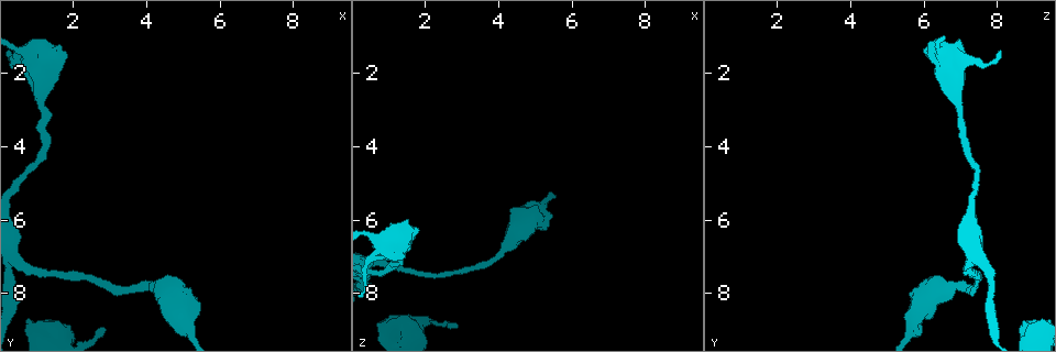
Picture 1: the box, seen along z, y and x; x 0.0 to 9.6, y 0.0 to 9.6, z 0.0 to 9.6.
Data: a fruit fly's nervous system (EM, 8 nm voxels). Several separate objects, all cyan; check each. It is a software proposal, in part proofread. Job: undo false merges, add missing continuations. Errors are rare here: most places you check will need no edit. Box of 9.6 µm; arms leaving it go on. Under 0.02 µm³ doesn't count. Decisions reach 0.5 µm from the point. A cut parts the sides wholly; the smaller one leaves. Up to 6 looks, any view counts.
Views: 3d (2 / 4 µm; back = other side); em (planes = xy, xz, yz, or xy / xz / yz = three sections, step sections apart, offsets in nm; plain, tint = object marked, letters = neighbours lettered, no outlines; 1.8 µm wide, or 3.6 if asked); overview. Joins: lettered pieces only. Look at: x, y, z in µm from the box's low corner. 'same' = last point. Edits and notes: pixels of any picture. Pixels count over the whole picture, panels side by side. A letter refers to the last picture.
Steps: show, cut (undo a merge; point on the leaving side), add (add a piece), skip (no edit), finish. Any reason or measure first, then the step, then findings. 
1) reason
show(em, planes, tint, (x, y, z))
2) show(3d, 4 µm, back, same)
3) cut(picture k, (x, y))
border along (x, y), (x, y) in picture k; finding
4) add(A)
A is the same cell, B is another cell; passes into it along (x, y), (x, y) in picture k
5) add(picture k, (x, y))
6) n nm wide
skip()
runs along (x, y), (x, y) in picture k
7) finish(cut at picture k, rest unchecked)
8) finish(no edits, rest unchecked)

tapers out
show(3d, 2 µm, (2.90, 9.00, 8.80))

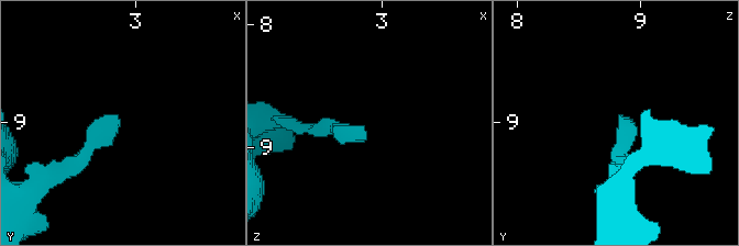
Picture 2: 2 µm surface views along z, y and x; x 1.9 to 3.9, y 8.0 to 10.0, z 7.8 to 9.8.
shape alone is not enough
show(em, planes, tint, (2.86, 8.96, 8.86))

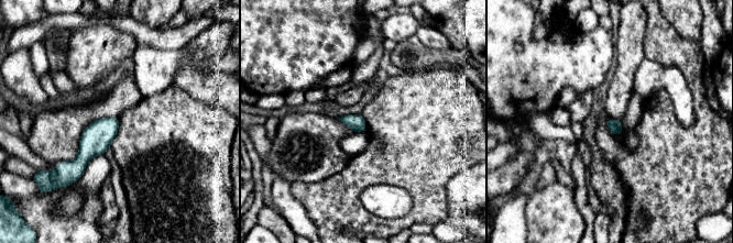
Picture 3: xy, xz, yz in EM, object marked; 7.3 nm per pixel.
what lies round it
show(em, planes, letters, same)

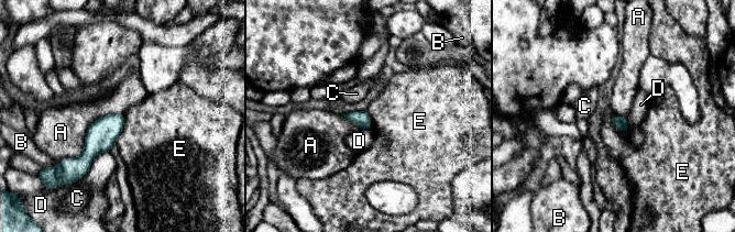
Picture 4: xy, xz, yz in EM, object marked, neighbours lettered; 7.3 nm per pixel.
skip()
A, B, C, D and E are other cells; border along (124, 116), (122, 130), (114, 144) in picture 4; no lettered piece goes on from it

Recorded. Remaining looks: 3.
free end
show(em, planes, letters, (0.75, 8.85, 8.85))

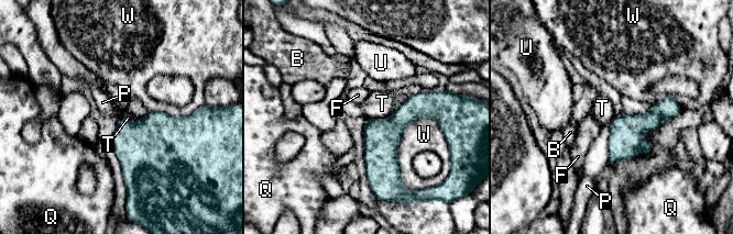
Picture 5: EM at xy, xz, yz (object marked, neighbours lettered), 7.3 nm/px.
skip()
B, F, P, Q, T, U and W are other cells; runs along (430, 100), (381, 140), (372, 182) in picture 5; none of them fits

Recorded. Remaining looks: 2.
abrupt turn
show(em, 3.6 µm, xz, step 8, letters, (4.70, 7.75, 6.35))

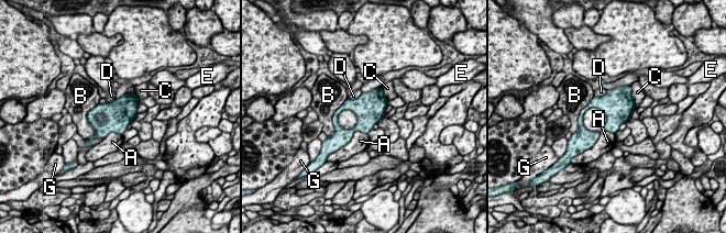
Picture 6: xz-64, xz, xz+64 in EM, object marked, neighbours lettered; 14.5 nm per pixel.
show(em, 3.6 µm, planes, letters, same)

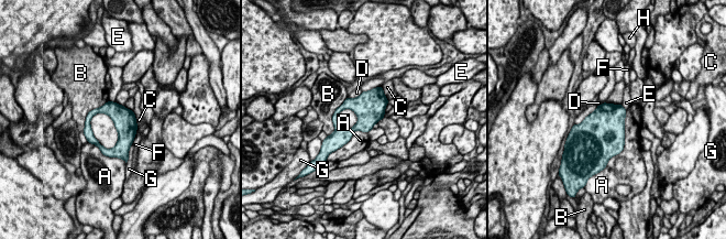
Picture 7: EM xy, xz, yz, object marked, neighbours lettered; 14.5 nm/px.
skip()
A, B, C, D, E, F, G and H are other cells; one neuron here

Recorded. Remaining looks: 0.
finish(no edits, rest unchecked)

